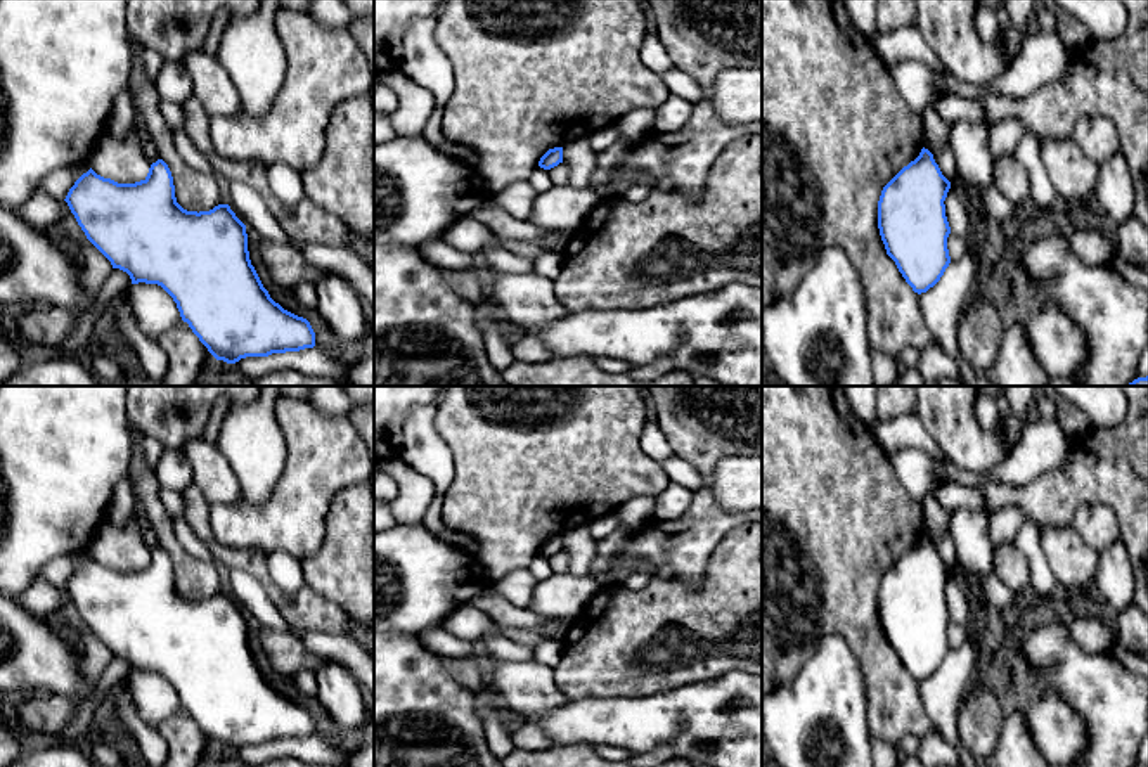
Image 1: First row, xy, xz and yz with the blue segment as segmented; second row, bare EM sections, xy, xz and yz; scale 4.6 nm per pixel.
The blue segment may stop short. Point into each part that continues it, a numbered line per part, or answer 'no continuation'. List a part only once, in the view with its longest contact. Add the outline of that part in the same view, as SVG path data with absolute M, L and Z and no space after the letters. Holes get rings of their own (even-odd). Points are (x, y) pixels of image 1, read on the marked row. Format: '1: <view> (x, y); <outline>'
no continuation

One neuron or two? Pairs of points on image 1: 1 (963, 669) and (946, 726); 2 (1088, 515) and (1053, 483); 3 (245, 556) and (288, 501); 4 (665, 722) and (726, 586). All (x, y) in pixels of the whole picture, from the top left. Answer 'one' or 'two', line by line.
1: one
2: two
3: two
4: two

